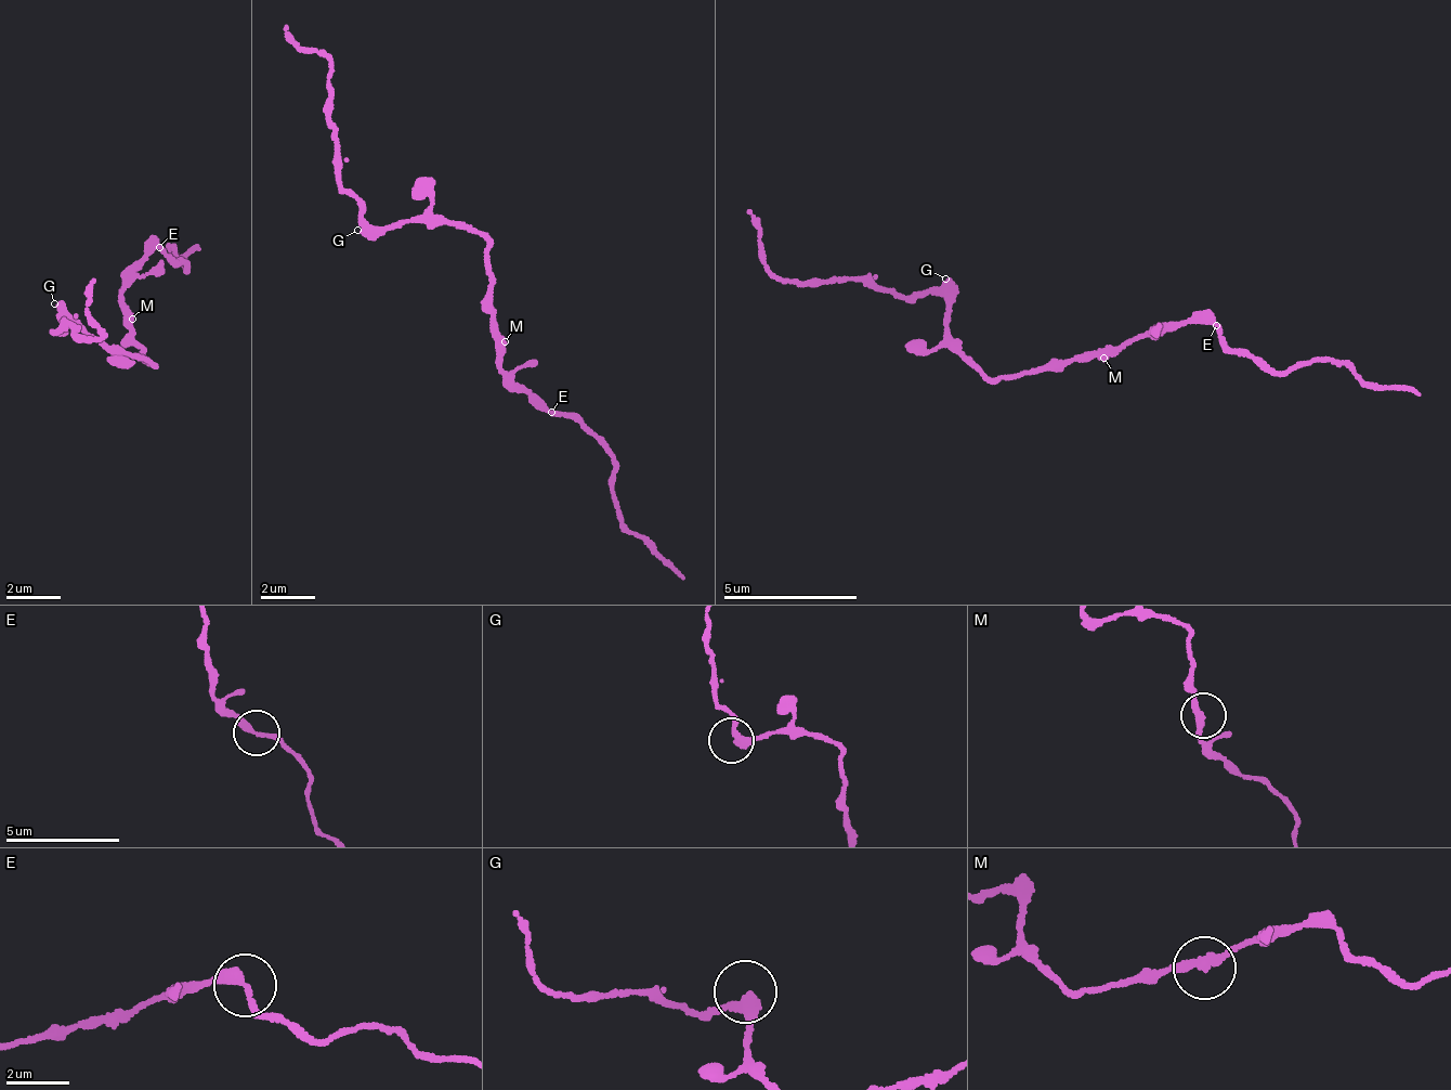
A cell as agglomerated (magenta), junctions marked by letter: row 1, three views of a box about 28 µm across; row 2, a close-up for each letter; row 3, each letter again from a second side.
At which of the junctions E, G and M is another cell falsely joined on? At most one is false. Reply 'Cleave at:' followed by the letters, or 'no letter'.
Cleave at: no letter

